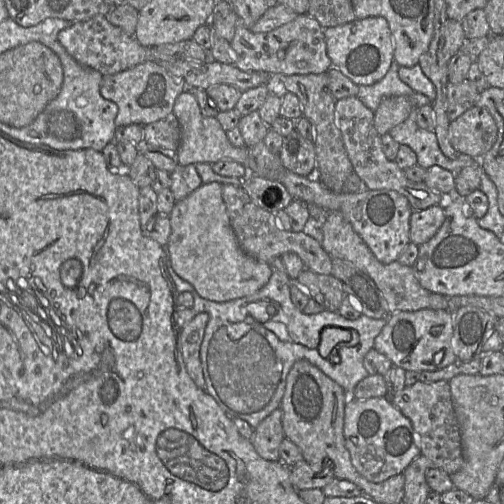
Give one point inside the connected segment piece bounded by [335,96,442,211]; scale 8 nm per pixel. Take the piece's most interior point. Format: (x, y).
(362, 142)

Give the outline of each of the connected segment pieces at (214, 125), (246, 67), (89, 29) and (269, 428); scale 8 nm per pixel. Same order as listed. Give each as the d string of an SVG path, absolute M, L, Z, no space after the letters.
M187 90L182 92L175 100L173 114L177 117L181 130L181 142L177 151L180 165L213 164L221 160L233 160L242 164L247 169L248 174L260 176L257 173L256 161L249 155L248 147L233 146L218 119L202 115L200 106L193 94Z
M298 14L289 23L269 32L258 33L248 29L238 16L231 47L234 50L233 65L243 71L266 72L272 77L320 74L327 72L332 67L332 62L327 54L324 28L315 18L307 14Z
M104 15L72 22L59 32L58 40L79 64L97 70L103 76L127 70L146 61L155 61L149 47L142 46L134 36L111 24Z
M278 408L259 423L250 441L260 457L279 461L279 447L284 438L282 410Z

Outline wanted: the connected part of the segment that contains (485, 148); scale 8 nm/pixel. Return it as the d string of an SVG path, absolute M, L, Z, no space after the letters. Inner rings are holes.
M474 105L449 125L449 140L459 153L481 159L495 144L498 128L485 107Z

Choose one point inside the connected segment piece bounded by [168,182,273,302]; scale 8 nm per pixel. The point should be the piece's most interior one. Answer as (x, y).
(203, 249)

